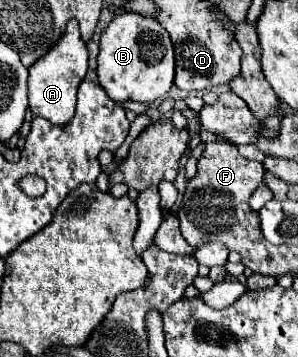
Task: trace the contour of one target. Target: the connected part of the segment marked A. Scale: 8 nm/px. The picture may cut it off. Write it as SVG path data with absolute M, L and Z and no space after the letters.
M76 19L68 21L68 27L60 41L30 67L28 77L28 99L30 109L36 117L44 117L54 125L66 125L74 117L76 109L76 93L78 85L86 77L88 71L88 47L80 35L80 27Z

